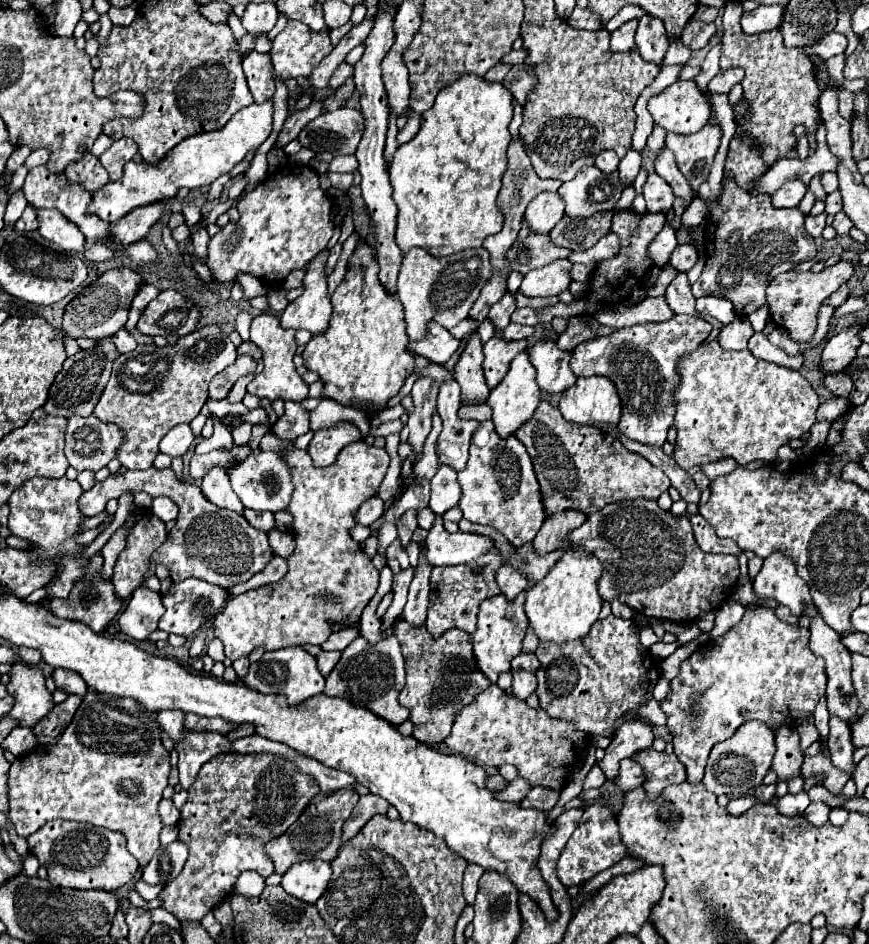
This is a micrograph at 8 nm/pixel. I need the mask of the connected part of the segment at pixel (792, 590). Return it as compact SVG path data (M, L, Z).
M773 552L763 560L759 574L753 578L753 590L761 598L775 598L797 616L801 616L805 606L813 604L807 584L797 574L795 562L781 552Z

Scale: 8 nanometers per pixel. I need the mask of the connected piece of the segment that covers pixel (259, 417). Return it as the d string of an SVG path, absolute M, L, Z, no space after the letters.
M249 410L249 412L245 412L245 414L239 414L239 418L241 418L241 420L245 420L245 422L251 422L251 424L263 422L265 426L269 426L265 410Z

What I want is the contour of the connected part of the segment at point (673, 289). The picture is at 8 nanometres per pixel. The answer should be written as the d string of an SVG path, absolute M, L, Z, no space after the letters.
M679 274L667 288L665 292L665 300L669 304L669 308L675 312L675 314L687 314L687 316L695 316L695 318L701 318L709 322L713 328L723 328L723 324L718 320L711 318L709 315L697 312L695 310L695 298L691 294L691 286L687 282L687 276L685 274Z

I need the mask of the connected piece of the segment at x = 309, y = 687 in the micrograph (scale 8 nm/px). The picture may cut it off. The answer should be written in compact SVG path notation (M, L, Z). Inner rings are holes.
M289 646L289 648L279 648L265 652L259 662L253 662L247 670L247 674L241 678L243 686L257 690L261 694L283 694L291 704L299 704L307 700L309 696L321 694L325 686L325 678L319 674L315 656L305 652L299 646Z

